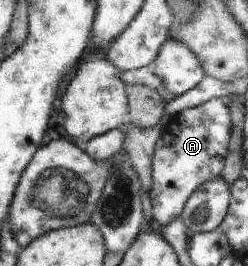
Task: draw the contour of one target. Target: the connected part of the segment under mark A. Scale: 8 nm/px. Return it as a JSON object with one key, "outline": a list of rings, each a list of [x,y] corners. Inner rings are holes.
{"outline":[[[213,98],[170,116],[163,126],[161,138],[154,146],[149,198],[154,218],[165,226],[180,216],[189,196],[199,186],[221,176],[231,136],[229,107],[222,98]]]}

